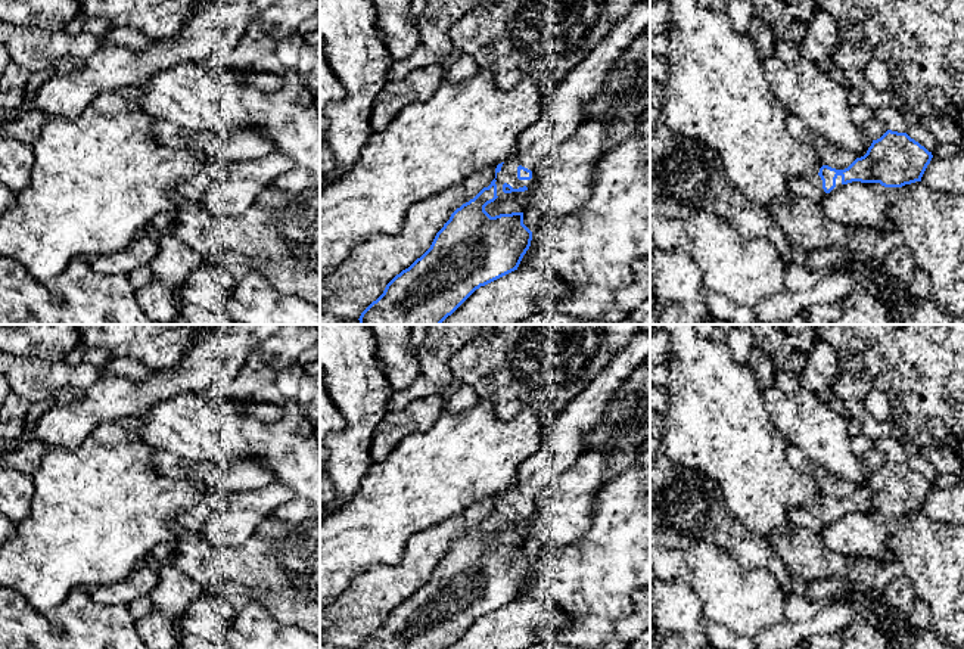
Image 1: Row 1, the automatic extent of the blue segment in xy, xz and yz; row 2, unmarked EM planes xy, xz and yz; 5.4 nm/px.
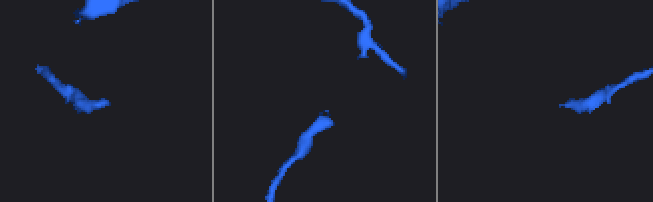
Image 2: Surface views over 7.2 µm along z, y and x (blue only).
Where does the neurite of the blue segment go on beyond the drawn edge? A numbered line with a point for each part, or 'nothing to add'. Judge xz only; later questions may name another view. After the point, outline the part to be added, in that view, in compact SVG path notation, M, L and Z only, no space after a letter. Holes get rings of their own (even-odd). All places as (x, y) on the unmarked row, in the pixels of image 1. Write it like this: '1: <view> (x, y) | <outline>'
1: xz (562, 437) | M641 327L562 413L544 420L539 448L520 466L513 487L506 490L497 503L498 528L504 525L504 513L513 519L529 518L534 513L535 496L578 459L584 435L598 422L612 394L649 355L650 333ZM519 496L532 502L531 510L517 509Z

